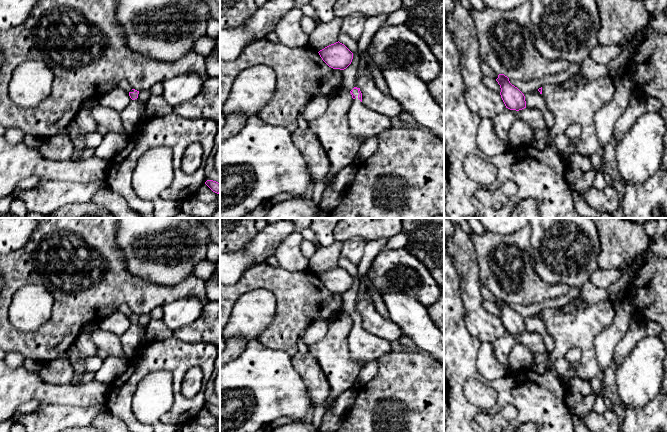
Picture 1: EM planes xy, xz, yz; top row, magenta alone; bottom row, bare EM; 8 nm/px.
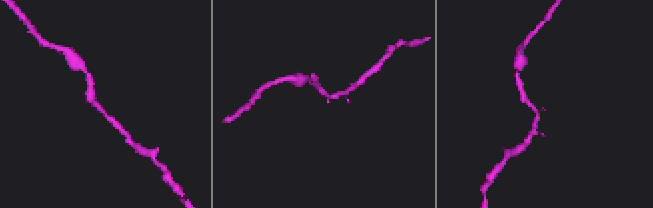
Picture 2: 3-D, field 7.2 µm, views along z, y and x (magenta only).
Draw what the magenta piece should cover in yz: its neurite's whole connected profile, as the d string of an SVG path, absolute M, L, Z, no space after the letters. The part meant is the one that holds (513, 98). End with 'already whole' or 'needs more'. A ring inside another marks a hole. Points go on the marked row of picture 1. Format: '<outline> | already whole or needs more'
M499 74L496 79L501 88L501 98L510 110L522 110L526 108L526 101L524 94L509 81L509 78L504 74Z | already whole

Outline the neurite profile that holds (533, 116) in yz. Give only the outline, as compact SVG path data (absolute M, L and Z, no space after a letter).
M524 108L516 111L511 110L516 119L522 119L530 124L534 132L547 128L545 119L541 111L537 108Z

